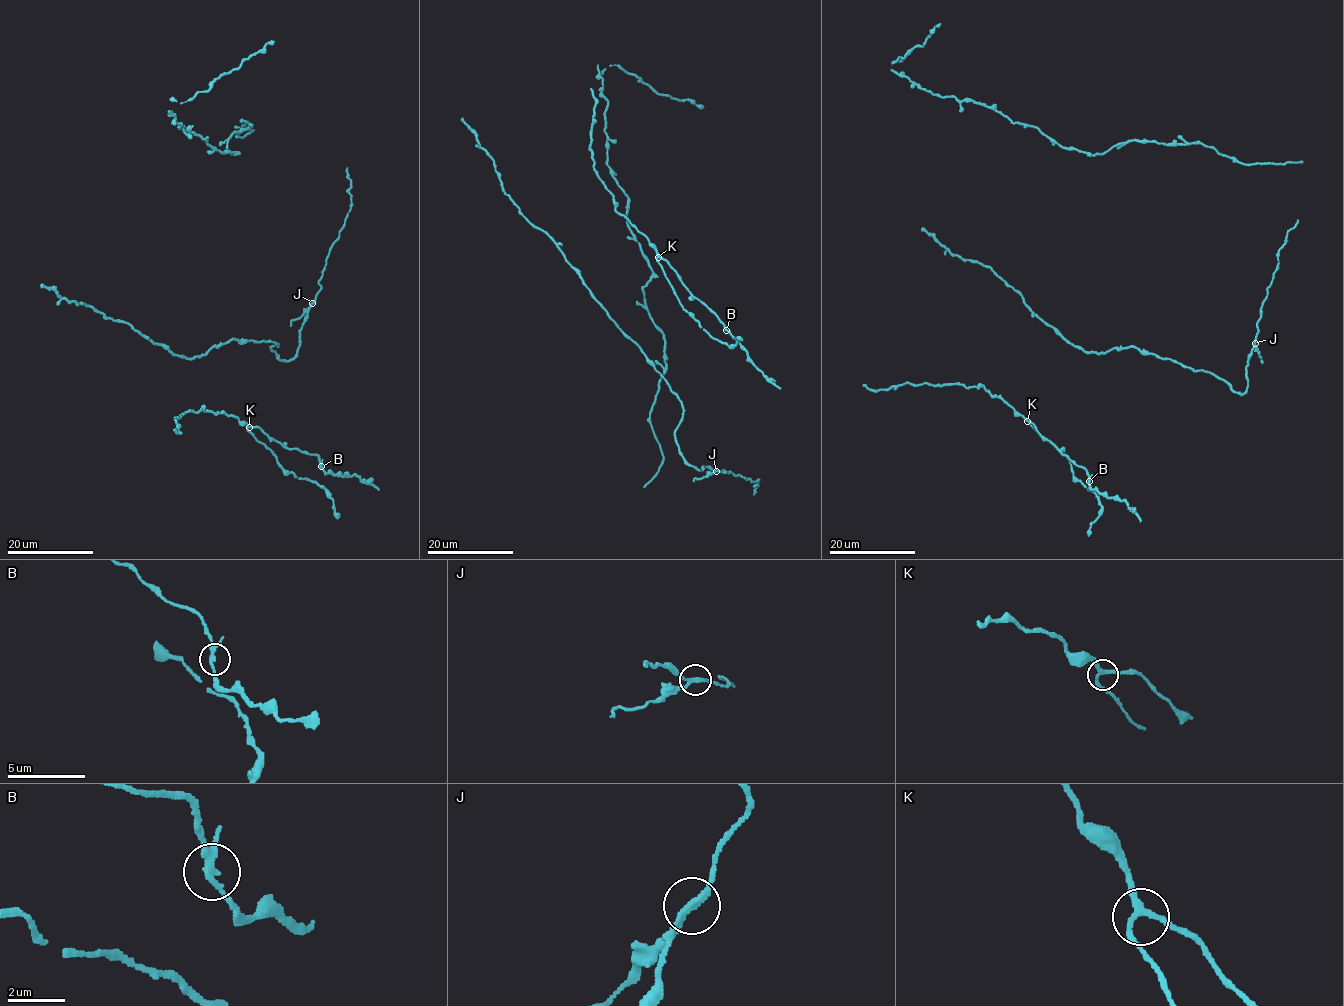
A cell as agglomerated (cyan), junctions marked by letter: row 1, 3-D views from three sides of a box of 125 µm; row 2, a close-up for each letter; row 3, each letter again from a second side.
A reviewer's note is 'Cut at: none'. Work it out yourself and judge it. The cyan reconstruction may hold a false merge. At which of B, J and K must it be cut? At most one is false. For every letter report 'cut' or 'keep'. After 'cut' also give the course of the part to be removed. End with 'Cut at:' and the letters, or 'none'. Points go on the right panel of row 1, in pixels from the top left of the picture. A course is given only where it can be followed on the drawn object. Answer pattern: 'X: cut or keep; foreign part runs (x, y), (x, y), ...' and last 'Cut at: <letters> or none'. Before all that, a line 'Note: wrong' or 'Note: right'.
Note: wrong
B: keep
J: cut; foreign part runs (1255, 343), (1262, 363)
K: keep
Cut at: J

